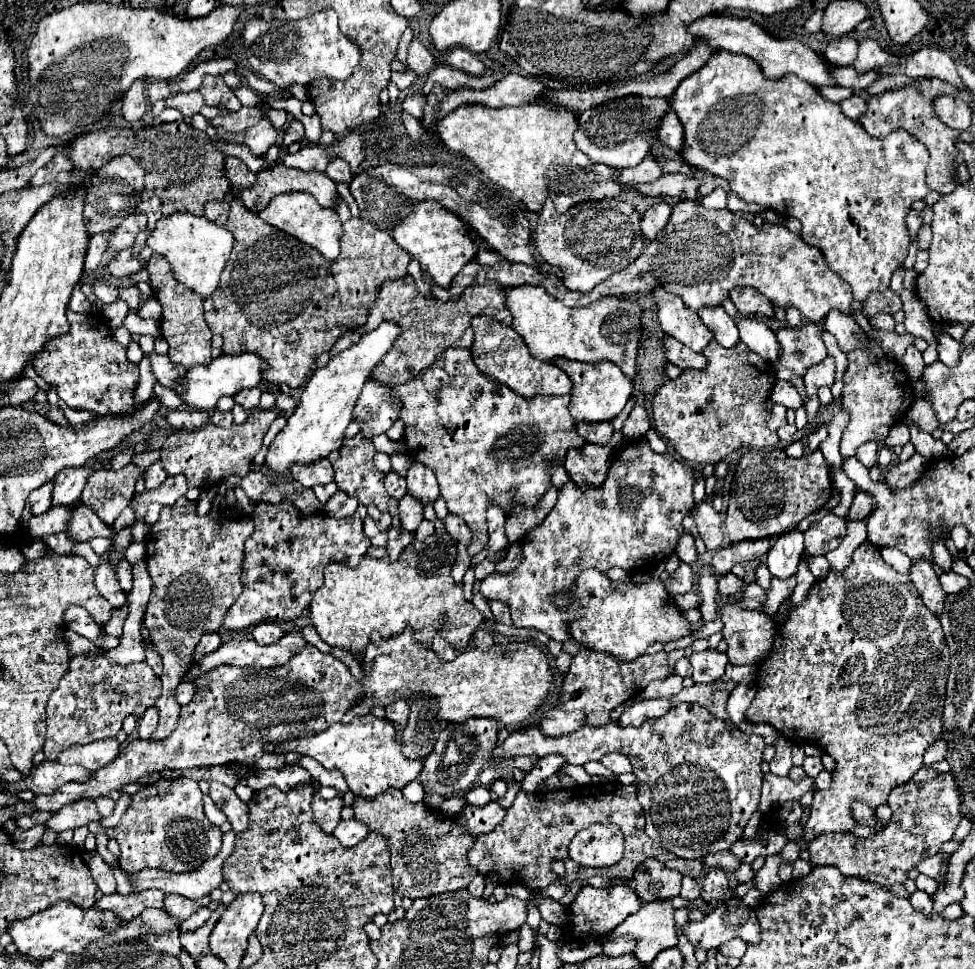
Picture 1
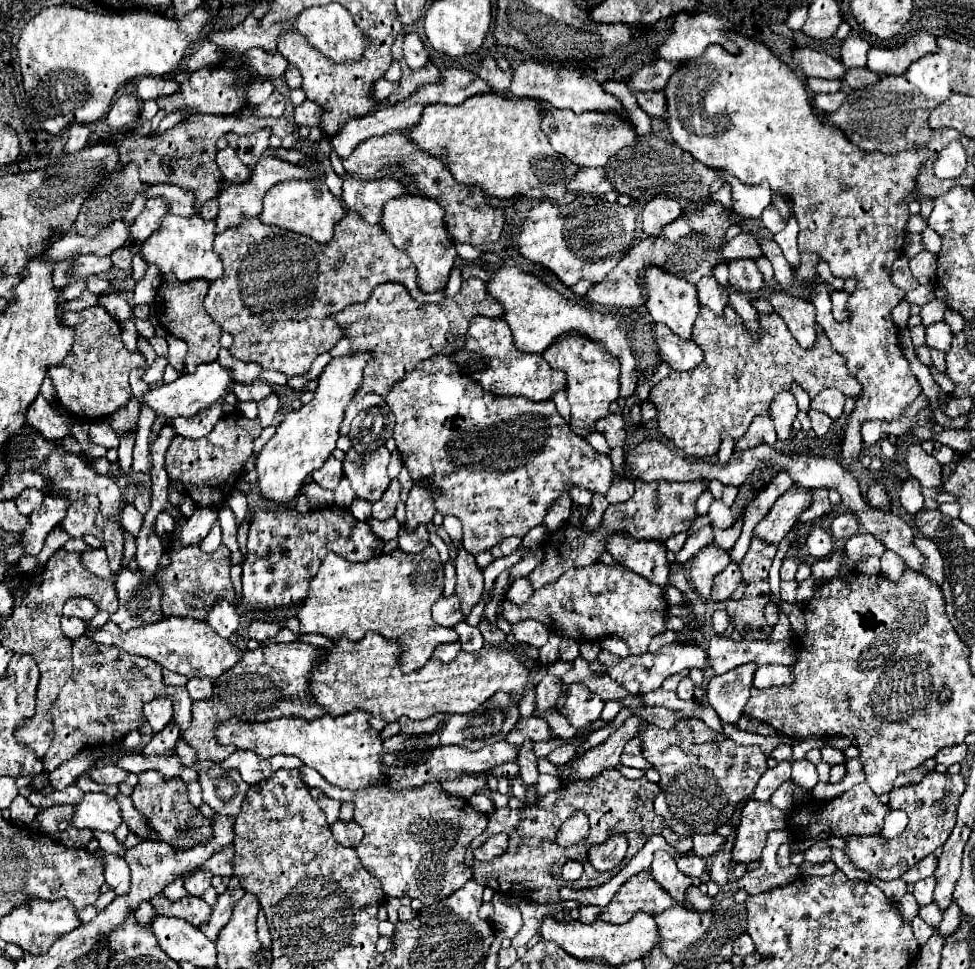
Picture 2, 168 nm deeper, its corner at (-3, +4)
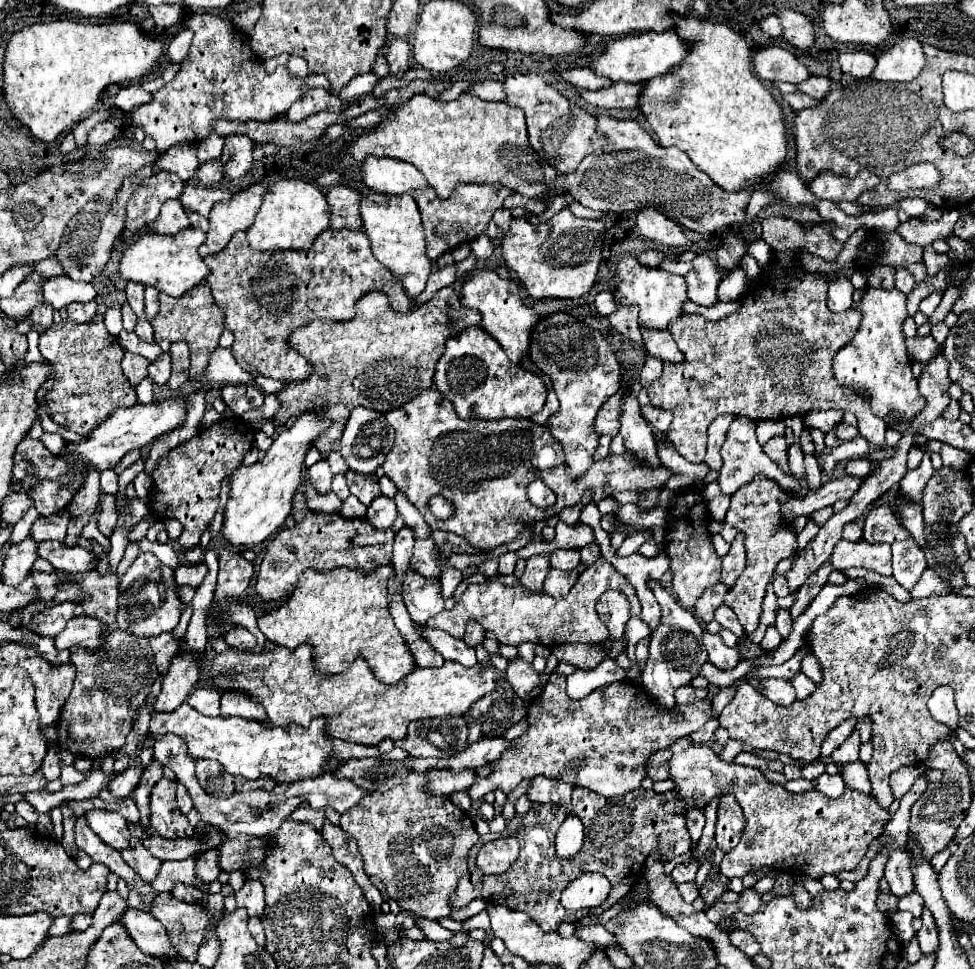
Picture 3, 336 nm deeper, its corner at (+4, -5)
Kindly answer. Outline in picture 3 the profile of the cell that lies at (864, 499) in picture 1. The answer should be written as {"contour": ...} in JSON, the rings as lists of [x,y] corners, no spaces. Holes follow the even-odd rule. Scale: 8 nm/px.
{"contour":[[[880,504],[870,508],[866,520],[864,520],[864,540],[870,544],[888,542],[894,544],[896,540],[910,538],[910,532],[904,530],[904,526],[898,526],[898,518],[890,510],[888,504]]]}

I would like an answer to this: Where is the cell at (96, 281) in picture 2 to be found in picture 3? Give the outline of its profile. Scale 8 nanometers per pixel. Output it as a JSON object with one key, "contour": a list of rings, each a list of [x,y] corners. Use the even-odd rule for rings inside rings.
{"contour":[[[52,276],[42,286],[44,302],[52,304],[56,310],[68,306],[70,302],[90,302],[96,298],[96,290],[92,284],[76,282],[68,276]]]}

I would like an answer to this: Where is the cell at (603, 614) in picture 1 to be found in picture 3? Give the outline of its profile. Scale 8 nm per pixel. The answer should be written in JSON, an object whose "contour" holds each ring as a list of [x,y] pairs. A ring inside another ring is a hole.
{"contour":[[[598,558],[594,564],[586,566],[586,570],[580,574],[570,594],[564,598],[552,598],[542,590],[530,592],[530,590],[524,590],[520,584],[516,586],[504,586],[500,582],[470,584],[452,610],[442,610],[440,614],[432,616],[426,622],[426,626],[444,630],[454,638],[462,638],[466,632],[466,622],[476,620],[486,630],[494,632],[502,644],[510,644],[510,646],[520,646],[522,642],[534,642],[544,646],[558,646],[558,644],[570,644],[570,642],[600,644],[608,638],[608,630],[606,630],[606,624],[598,618],[594,604],[598,596],[602,596],[608,588],[620,590],[622,594],[626,594],[632,614],[634,616],[640,614],[642,606],[632,584],[608,560]]]}

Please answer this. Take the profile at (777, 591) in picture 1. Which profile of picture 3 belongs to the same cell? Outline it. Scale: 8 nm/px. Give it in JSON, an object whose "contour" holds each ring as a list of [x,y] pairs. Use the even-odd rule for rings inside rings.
{"contour":[[[780,610],[778,616],[776,616],[776,628],[778,632],[782,634],[782,638],[786,640],[792,632],[792,618],[790,618],[790,612],[788,610]]]}

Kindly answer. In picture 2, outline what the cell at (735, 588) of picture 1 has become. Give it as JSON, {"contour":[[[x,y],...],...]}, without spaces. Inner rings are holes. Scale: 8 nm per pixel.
{"contour":[[[729,563],[721,573],[717,573],[715,585],[713,585],[713,591],[711,591],[711,599],[713,601],[729,599],[735,593],[735,589],[739,587],[739,583],[741,583],[739,565],[737,563]]]}

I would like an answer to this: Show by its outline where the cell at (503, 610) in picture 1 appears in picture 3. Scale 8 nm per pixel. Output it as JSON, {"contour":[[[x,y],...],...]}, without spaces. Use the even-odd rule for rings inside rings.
{"contour":[[[538,554],[526,560],[526,570],[520,578],[520,584],[532,592],[542,590],[546,574],[550,572],[550,554]]]}

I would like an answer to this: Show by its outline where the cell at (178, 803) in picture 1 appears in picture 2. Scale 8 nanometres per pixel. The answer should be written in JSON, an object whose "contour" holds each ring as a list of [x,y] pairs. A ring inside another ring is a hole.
{"contour":[[[157,771],[139,773],[139,783],[131,795],[135,809],[147,819],[147,825],[157,833],[159,841],[173,845],[173,849],[191,849],[193,845],[203,845],[211,837],[211,819],[201,815],[197,807],[191,805],[187,797],[187,785],[181,777],[163,779]]]}

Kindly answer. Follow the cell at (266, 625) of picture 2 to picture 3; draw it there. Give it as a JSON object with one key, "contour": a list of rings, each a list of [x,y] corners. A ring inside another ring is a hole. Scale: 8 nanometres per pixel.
{"contour":[[[234,626],[224,634],[224,640],[228,646],[238,646],[240,650],[254,650],[256,648],[256,636],[248,632],[242,626]]]}

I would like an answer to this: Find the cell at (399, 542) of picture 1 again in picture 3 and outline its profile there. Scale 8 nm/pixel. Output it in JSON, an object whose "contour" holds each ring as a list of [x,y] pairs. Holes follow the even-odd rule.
{"contour":[[[430,538],[416,540],[414,546],[414,556],[412,556],[412,570],[424,578],[438,578],[440,576],[440,566],[438,560],[434,558],[434,542]]]}

